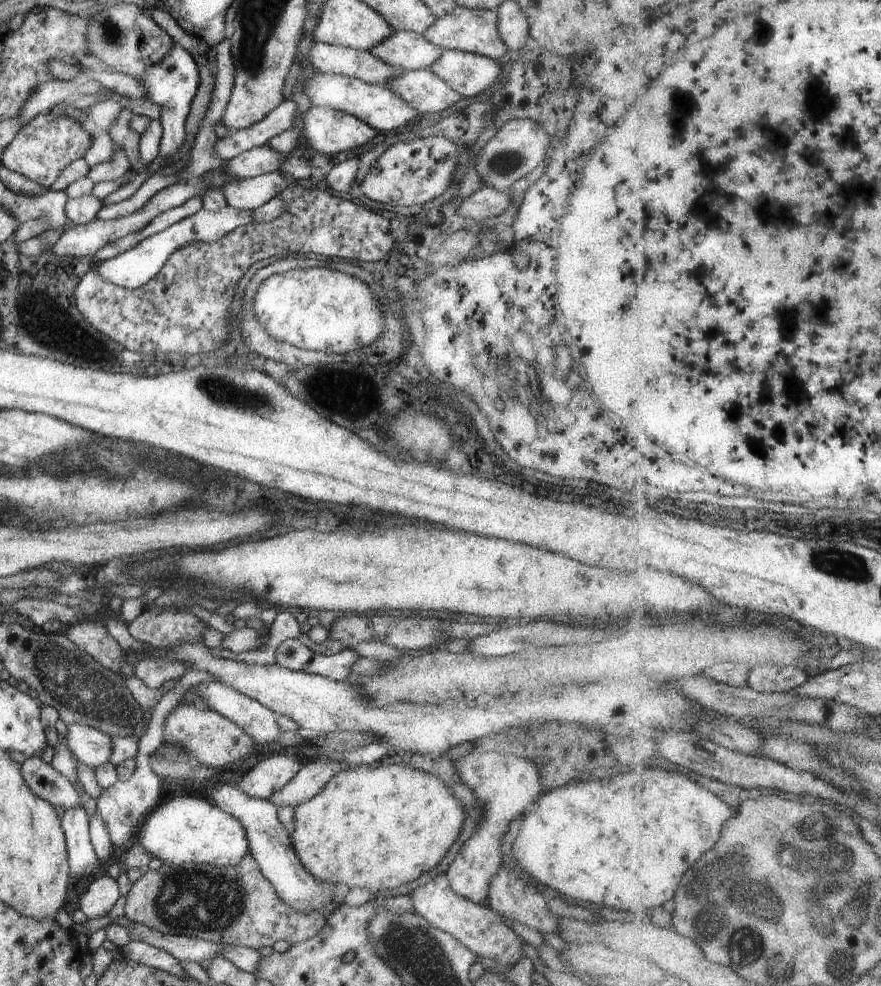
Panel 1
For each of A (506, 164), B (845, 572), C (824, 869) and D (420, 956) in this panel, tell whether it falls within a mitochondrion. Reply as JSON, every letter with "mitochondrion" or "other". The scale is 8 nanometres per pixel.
{"A":"mitochondrion","B":"mitochondrion","C":"mitochondrion","D":"mitochondrion"}

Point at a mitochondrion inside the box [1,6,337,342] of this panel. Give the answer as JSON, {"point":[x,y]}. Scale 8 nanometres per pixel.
{"point":[109,34]}

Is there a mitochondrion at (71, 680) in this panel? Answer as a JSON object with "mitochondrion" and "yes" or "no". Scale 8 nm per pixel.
{"mitochondrion":"yes"}

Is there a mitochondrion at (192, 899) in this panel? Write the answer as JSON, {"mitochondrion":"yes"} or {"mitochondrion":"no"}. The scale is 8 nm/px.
{"mitochondrion":"yes"}

